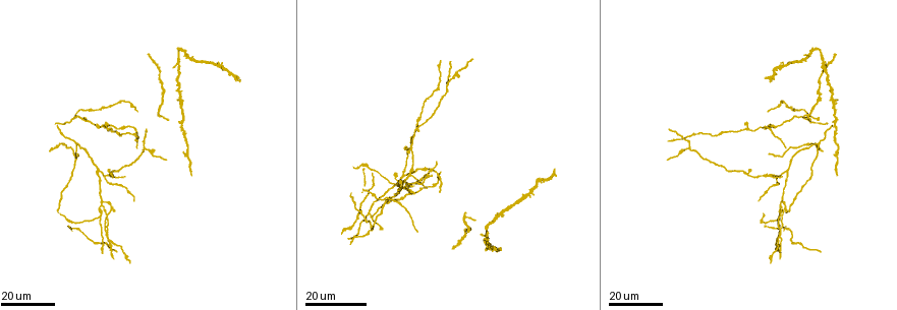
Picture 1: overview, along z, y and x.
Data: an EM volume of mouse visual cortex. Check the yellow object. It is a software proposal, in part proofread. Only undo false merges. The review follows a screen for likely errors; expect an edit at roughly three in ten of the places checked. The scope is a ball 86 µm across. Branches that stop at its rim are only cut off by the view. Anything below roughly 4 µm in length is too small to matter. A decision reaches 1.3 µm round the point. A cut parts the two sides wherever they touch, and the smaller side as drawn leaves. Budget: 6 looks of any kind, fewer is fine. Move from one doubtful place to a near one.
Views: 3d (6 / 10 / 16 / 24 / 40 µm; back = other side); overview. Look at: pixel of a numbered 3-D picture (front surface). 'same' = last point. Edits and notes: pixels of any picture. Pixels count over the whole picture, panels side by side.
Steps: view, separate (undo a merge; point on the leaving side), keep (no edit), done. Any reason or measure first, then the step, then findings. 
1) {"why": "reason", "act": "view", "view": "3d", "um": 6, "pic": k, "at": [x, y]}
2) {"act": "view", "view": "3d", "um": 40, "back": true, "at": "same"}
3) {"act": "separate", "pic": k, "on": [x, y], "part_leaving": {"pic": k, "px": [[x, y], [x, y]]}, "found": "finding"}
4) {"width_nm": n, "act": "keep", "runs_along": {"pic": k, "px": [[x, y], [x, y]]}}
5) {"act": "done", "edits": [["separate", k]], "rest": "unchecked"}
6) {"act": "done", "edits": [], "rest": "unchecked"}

{"why": "sudden change in width", "act": "view", "view": "3d", "um": 24, "pic": 1, "at": [123, 128]}

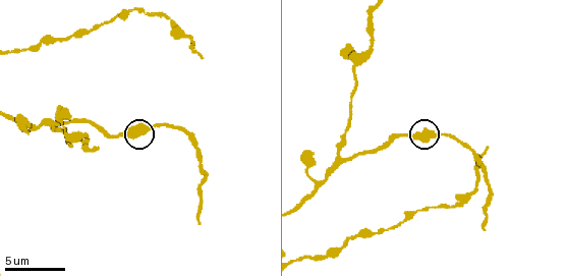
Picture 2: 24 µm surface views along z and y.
{"why": "closer look", "act": "view", "view": "3d", "um": 10, "pic": 2, "at": [150, 127]}

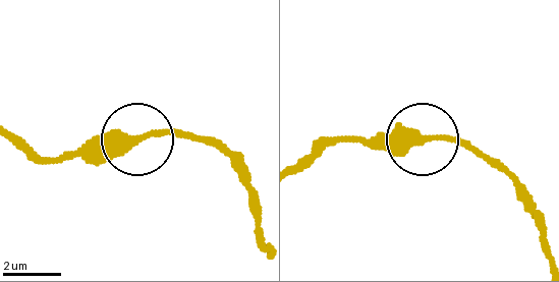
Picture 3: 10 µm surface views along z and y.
{"width_nm": 320, "act": "keep", "runs_along": {"pic": 3, "px": [[14, 136], [44, 158], [117, 154], [175, 131], [202, 138]]}, "found": "continuous, no second cell"}

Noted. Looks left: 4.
{"why": "thin arm on a thick one", "act": "view", "view": "3d", "um": 16, "pic": 1, "at": [410, 174]}

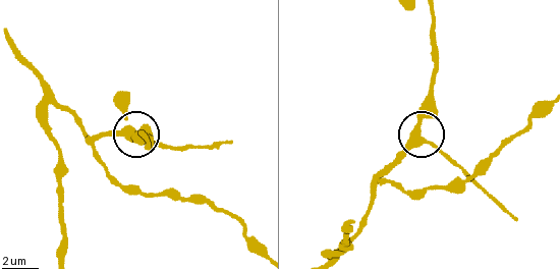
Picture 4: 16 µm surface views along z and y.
{"act": "view", "view": "3d", "um": 10, "pic": 4, "at": [418, 137]}

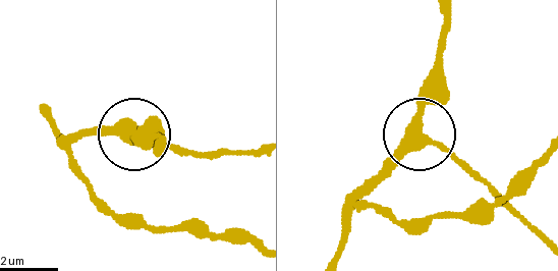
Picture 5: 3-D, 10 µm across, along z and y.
{"act": "view", "view": "3d", "um": 10, "back": true, "pic": 5, "at": [423, 135]}

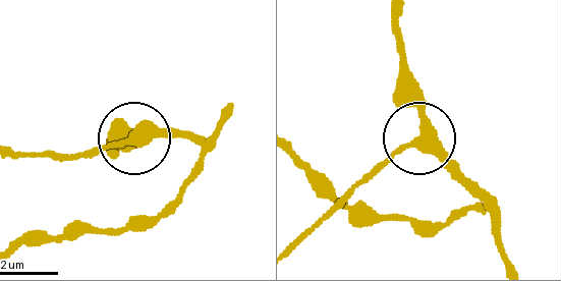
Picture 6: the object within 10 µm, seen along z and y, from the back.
{"width_nm": 350, "act": "keep", "found": "one cell here"}

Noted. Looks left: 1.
{"act": "done", "edits": [], "rest": "unchecked"}

